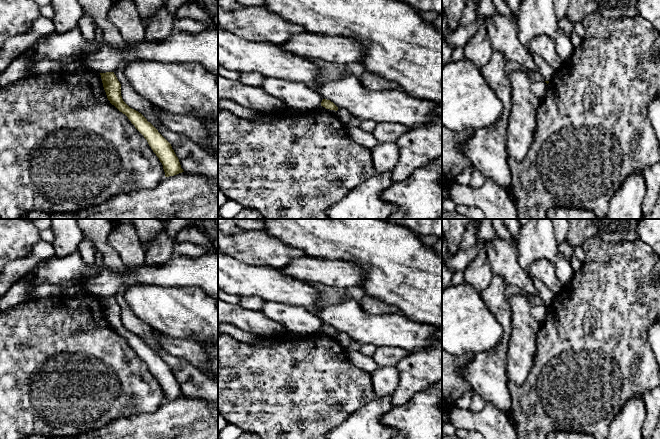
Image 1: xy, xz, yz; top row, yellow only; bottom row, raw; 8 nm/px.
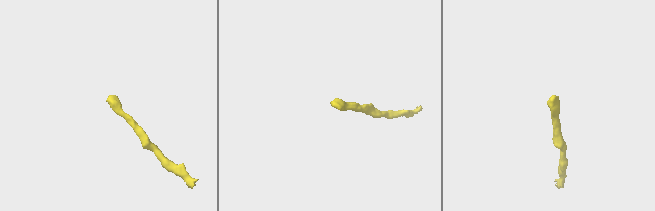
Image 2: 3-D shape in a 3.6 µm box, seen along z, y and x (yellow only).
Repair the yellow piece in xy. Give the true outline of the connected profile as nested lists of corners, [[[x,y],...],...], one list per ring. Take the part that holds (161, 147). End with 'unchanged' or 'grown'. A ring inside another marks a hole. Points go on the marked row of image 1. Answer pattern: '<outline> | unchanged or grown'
[[[114,72],[100,73],[107,98],[120,112],[125,114],[135,128],[144,136],[149,146],[163,165],[165,177],[184,172],[171,144],[138,111],[130,108],[122,99],[121,84]]] | unchanged

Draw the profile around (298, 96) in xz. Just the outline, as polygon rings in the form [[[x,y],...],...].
[[[264,77],[261,86],[269,95],[282,100],[287,107],[295,110],[319,108],[322,96],[306,84],[281,80],[276,77]]]

